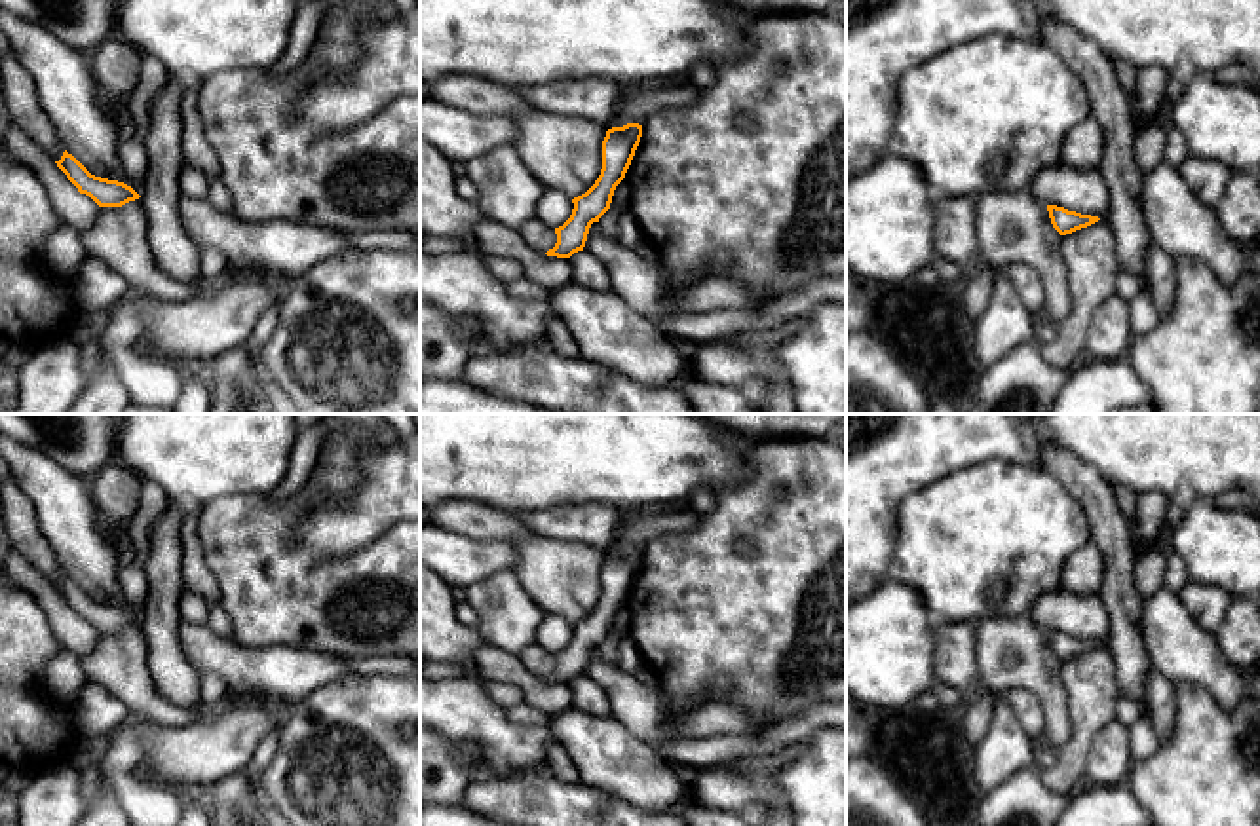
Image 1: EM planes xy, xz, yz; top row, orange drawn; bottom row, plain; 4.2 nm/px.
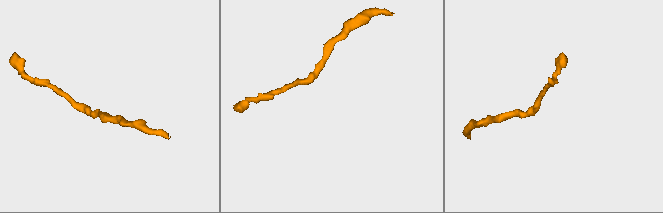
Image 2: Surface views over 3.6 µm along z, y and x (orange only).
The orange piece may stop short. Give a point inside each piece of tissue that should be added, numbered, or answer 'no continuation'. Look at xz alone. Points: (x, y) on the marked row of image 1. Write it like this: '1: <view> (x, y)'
no continuation

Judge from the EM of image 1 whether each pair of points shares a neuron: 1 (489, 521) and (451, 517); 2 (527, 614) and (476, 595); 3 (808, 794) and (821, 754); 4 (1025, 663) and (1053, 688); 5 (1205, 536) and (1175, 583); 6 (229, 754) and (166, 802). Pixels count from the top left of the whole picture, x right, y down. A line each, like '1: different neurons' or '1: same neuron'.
1: same neuron
2: same neuron
3: same neuron
4: same neuron
5: different neurons
6: different neurons

